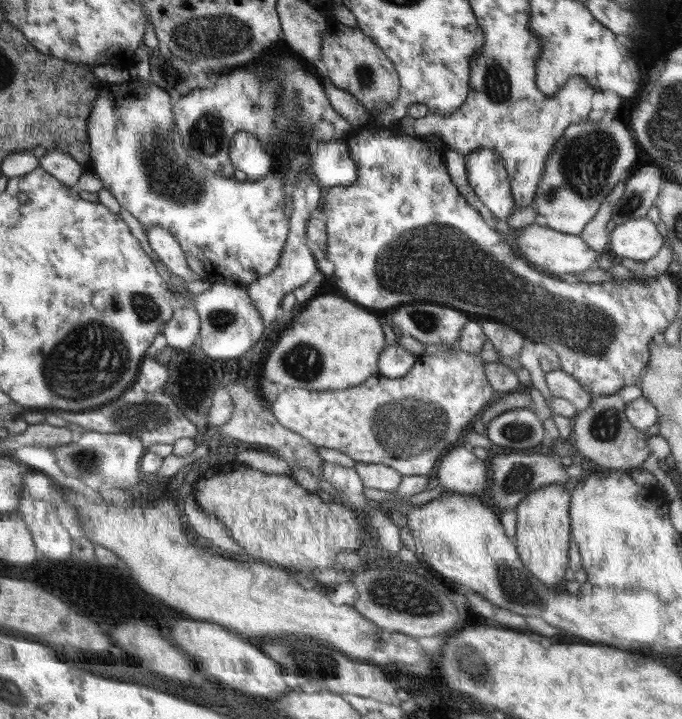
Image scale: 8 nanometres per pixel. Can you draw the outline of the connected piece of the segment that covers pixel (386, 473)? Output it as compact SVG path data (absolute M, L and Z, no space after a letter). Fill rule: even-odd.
M355 461L354 470L360 475L366 488L394 493L402 480L402 474L383 464L368 464Z

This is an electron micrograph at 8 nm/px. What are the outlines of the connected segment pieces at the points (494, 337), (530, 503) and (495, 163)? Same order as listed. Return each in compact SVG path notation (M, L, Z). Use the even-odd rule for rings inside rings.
M482 318L480 323L487 340L492 342L500 356L520 358L525 339L522 334L511 326L490 318Z
M561 484L540 488L526 496L515 507L517 514L516 540L525 567L547 587L558 588L568 568L568 540L570 540L570 492Z
M481 148L470 152L465 160L470 186L488 210L488 215L507 222L516 204L501 157L494 149Z

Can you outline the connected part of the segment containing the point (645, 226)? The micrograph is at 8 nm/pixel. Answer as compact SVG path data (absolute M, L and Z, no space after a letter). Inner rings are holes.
M647 217L628 219L625 223L617 224L609 234L610 248L614 252L617 259L632 258L632 260L638 260L638 262L646 262L650 258L654 258L658 254L658 250L664 246L664 238L658 230L656 230L656 224L650 222Z

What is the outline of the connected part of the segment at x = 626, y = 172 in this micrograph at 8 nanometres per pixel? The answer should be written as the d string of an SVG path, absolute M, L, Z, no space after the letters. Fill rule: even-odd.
M616 118L608 124L592 120L573 124L566 127L564 135L557 140L541 176L536 200L531 204L538 214L544 216L548 228L580 236L612 188L630 176L638 158L638 146L632 132Z

